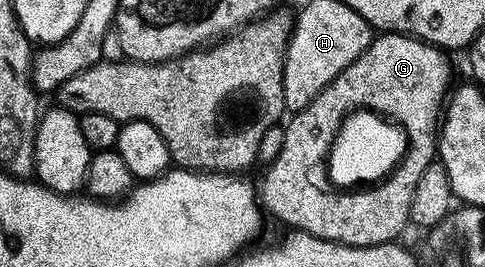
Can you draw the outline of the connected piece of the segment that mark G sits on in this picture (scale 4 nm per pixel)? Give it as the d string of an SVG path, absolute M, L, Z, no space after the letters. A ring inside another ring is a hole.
M381 32L374 37L373 41L357 59L307 108L296 111L289 123L284 123L283 148L279 148L277 157L268 163L265 175L259 182L259 202L266 215L274 214L281 222L286 222L294 231L308 233L323 240L339 241L342 246L378 246L384 242L400 239L401 229L408 225L409 213L411 212L411 196L415 196L415 184L419 184L419 176L423 176L423 168L427 168L435 161L437 154L437 140L439 127L443 117L443 107L451 93L449 81L453 78L453 70L449 67L450 55L440 46L432 46L430 42L423 42L420 38L413 38L409 34L395 34ZM354 111L376 111L377 114L392 120L398 124L405 134L413 134L408 142L405 155L397 163L396 169L380 183L381 190L377 188L365 188L361 198L348 198L348 193L320 194L313 190L313 182L309 179L309 170L326 161L329 150L340 132L346 118Z

